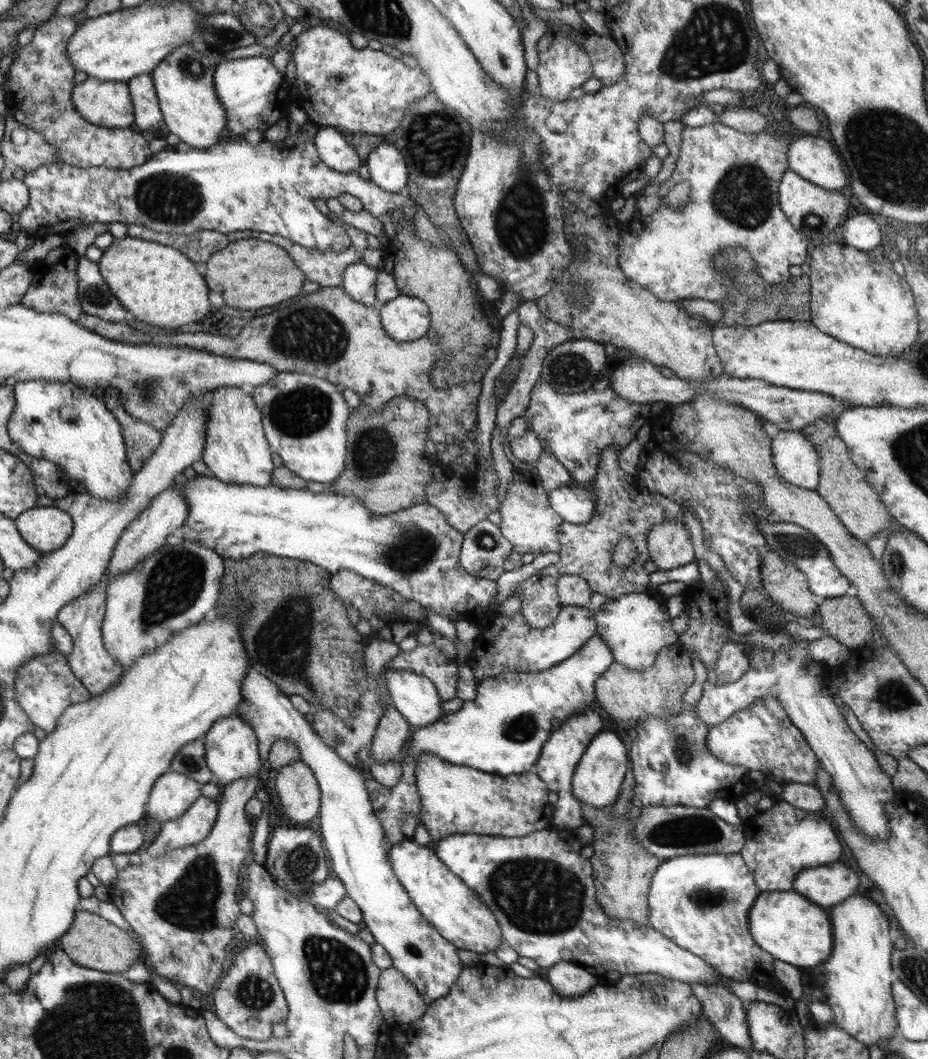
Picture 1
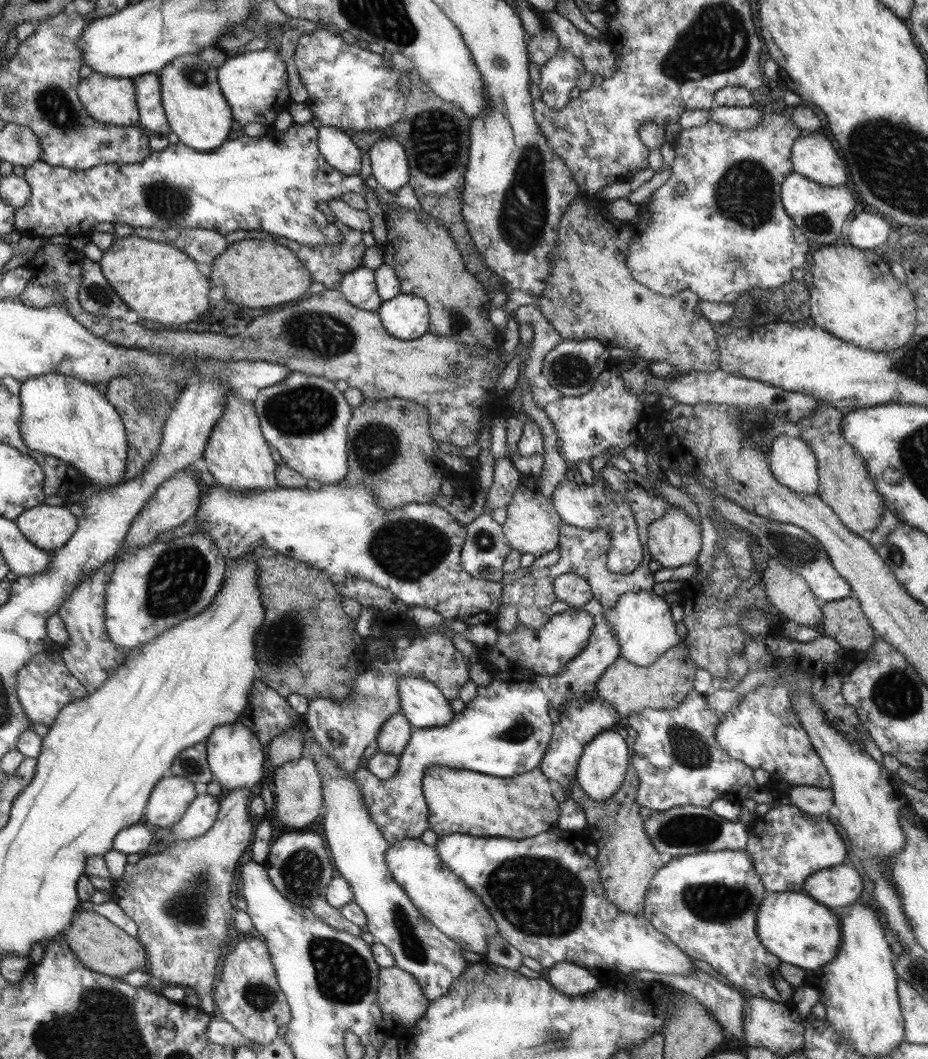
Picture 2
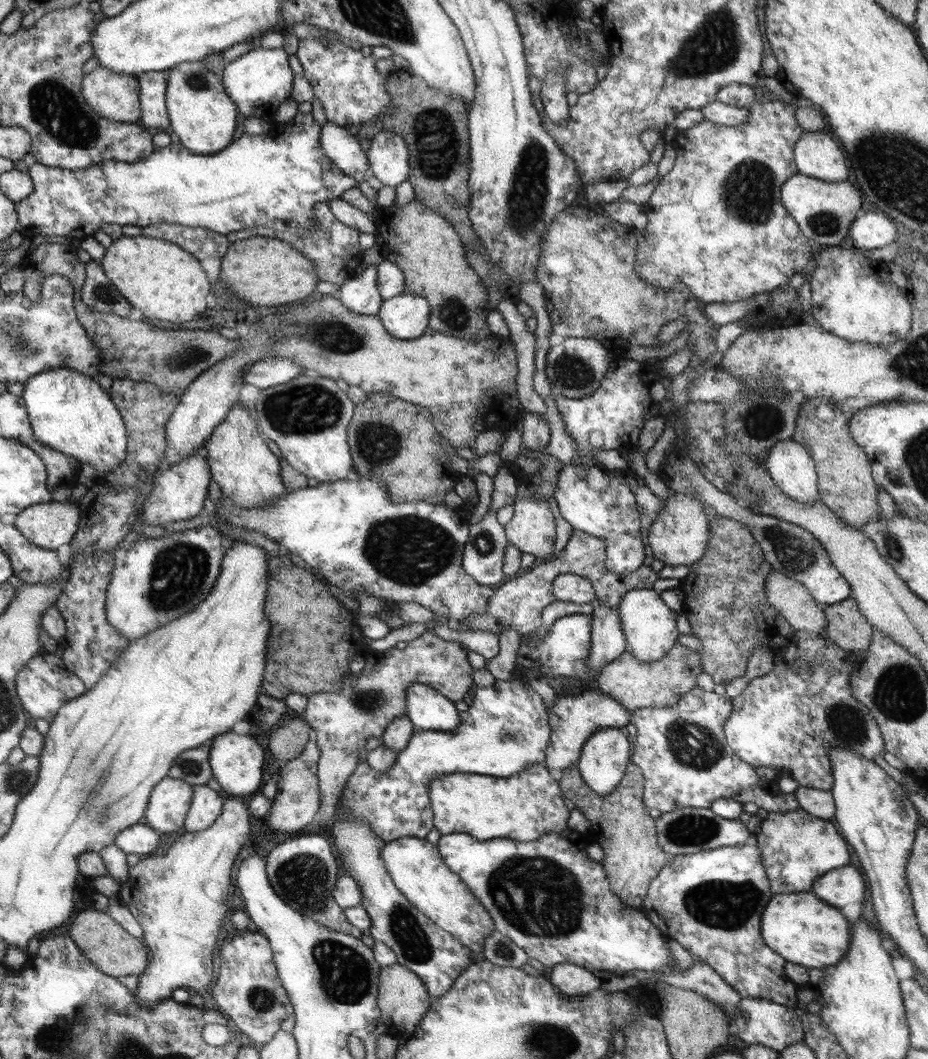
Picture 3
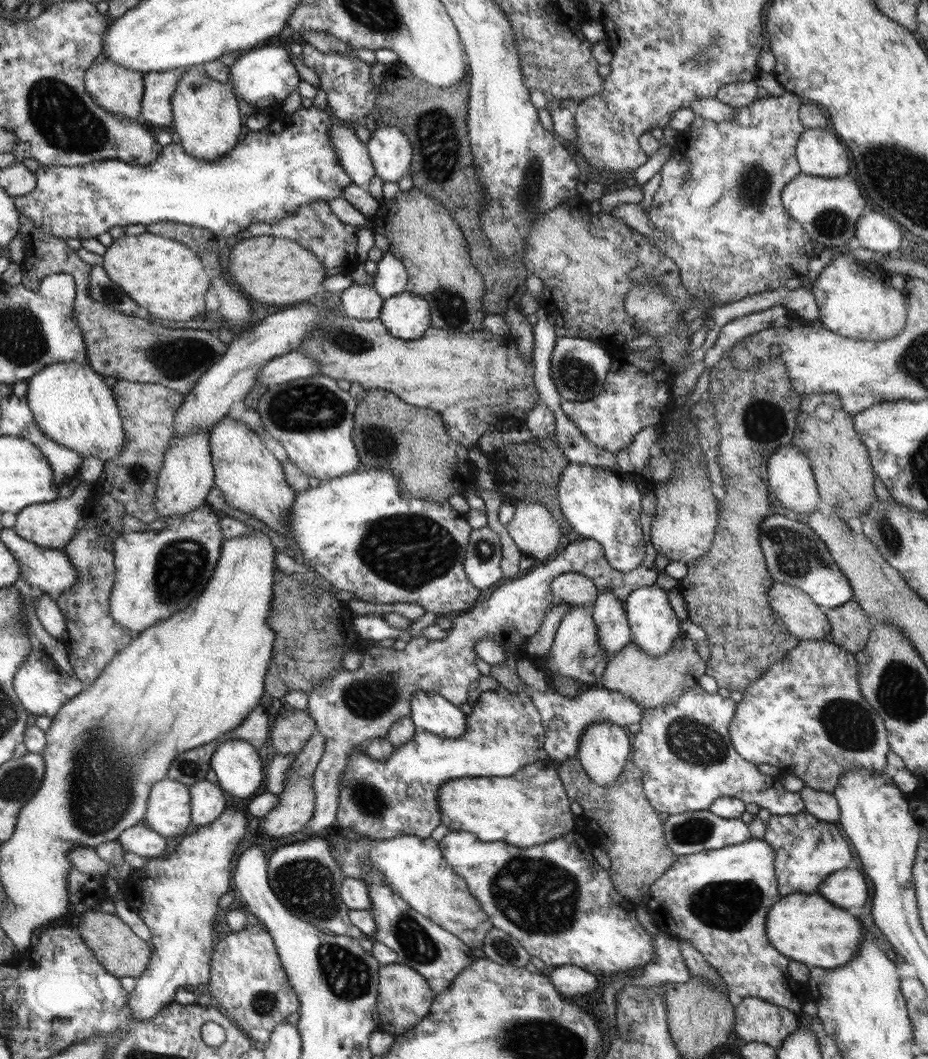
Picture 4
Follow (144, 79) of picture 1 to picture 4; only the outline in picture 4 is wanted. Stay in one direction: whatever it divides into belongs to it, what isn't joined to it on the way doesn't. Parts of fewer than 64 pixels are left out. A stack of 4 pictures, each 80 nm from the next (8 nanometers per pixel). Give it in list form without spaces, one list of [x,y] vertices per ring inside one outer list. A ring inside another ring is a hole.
[[[186,68],[169,71],[146,71],[145,94],[141,104],[140,120],[146,126],[168,126],[172,115],[170,104],[173,104],[174,92]]]

